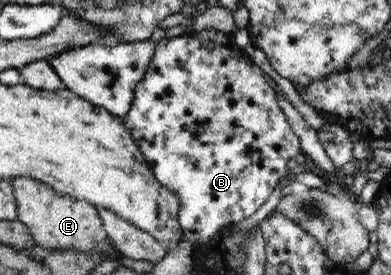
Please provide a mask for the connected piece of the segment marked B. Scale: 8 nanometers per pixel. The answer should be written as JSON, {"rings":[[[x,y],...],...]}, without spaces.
{"rings":[[[204,29],[204,31],[194,31],[192,34],[184,34],[175,38],[163,39],[158,41],[153,59],[146,69],[144,77],[137,83],[133,89],[134,96],[133,105],[130,106],[129,114],[122,118],[122,124],[132,132],[133,139],[140,144],[141,150],[144,152],[145,159],[149,167],[152,168],[153,174],[157,176],[162,184],[172,188],[180,195],[182,207],[178,218],[181,227],[184,230],[184,239],[194,243],[194,245],[205,245],[212,239],[213,235],[218,233],[224,227],[228,227],[235,223],[248,219],[262,207],[280,179],[286,175],[286,163],[290,159],[295,158],[301,152],[301,143],[299,137],[290,127],[283,110],[278,103],[279,90],[264,74],[258,74],[252,67],[252,61],[240,48],[236,45],[234,32],[224,33],[216,31],[216,29]]]}

